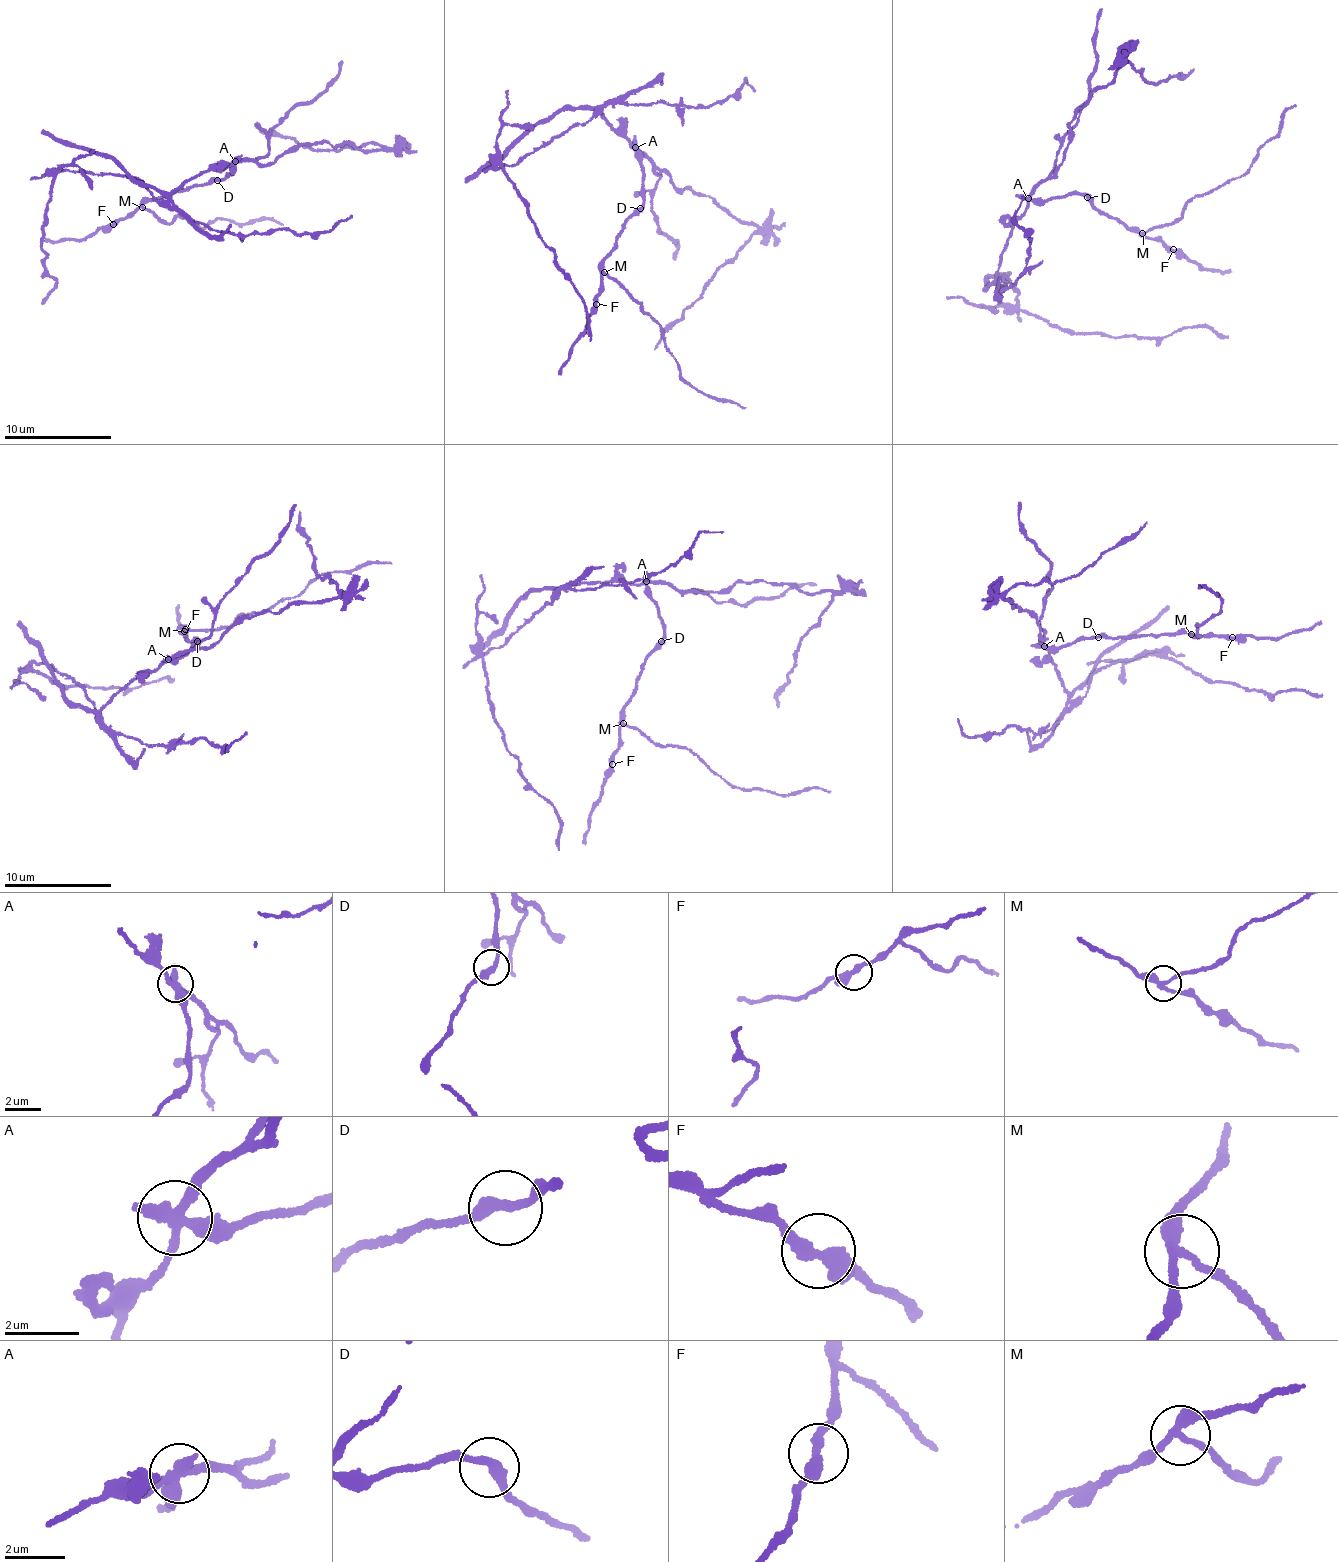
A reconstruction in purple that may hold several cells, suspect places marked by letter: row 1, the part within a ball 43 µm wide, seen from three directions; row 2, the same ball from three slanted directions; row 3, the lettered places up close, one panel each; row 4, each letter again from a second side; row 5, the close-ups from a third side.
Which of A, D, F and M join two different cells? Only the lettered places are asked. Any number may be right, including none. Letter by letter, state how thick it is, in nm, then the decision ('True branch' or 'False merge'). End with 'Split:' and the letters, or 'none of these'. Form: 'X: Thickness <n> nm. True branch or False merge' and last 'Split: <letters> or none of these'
A: Thickness 340 nm. False merge
D: Thickness 300 nm. True branch
F: Thickness 280 nm. True branch
M: Thickness 240 nm. False merge
Split: A, M

